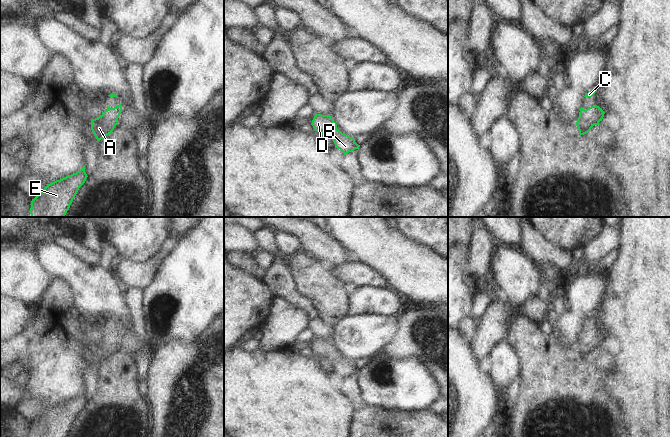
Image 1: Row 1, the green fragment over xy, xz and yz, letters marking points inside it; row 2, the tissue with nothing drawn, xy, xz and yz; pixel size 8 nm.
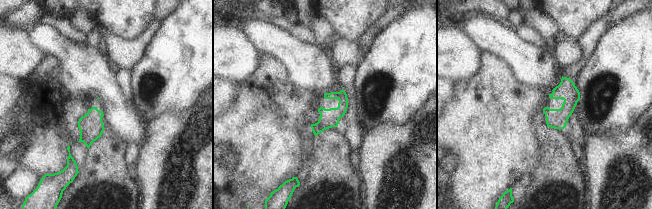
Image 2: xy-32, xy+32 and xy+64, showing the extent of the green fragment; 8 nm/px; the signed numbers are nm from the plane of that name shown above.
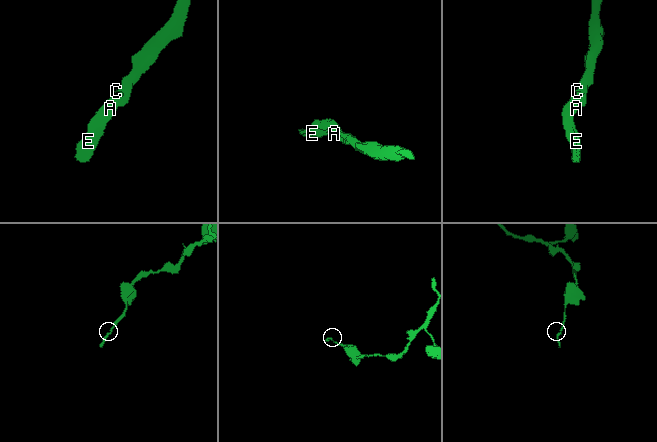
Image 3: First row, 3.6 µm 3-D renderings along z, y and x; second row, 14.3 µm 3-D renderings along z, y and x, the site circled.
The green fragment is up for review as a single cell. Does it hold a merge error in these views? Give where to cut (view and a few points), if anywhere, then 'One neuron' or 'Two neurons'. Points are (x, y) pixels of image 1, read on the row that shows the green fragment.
No split. One neuron.

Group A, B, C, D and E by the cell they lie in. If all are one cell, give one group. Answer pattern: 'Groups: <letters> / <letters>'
Groups: A B C D E.

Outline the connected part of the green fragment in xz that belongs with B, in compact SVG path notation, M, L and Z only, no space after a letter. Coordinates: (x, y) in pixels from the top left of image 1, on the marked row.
M315 113L311 125L315 131L331 137L335 148L340 149L344 155L360 147L360 145L355 142L354 137L350 137L337 129L337 124L330 115Z

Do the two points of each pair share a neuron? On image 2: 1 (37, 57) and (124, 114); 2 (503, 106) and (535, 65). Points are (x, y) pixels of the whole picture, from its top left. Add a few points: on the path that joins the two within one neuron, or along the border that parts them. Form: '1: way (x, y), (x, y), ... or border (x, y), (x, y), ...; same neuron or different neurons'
1: border (31, 37), (48, 54); different neurons
2: border (508, 63), (514, 76), (520, 82), (544, 89); different neurons

